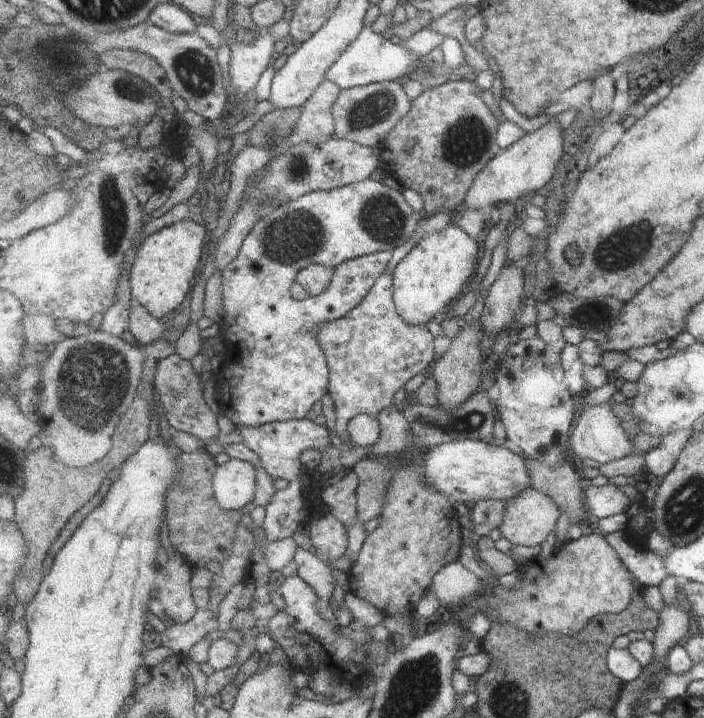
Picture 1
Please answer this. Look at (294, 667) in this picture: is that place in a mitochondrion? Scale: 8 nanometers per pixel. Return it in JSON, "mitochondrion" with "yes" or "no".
{"mitochondrion":"no"}

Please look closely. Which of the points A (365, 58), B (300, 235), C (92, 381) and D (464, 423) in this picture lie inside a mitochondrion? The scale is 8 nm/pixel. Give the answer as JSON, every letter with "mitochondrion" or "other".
{"A":"other","B":"mitochondrion","C":"mitochondrion","D":"mitochondrion"}

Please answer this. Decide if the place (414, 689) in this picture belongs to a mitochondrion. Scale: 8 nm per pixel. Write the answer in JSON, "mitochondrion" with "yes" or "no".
{"mitochondrion":"yes"}

